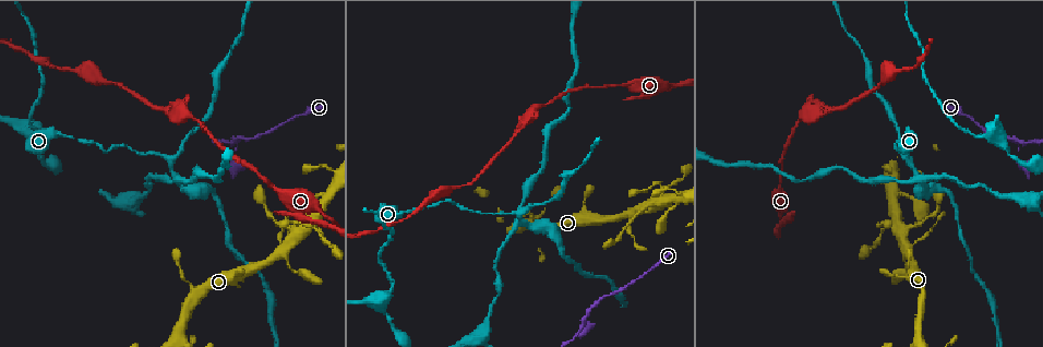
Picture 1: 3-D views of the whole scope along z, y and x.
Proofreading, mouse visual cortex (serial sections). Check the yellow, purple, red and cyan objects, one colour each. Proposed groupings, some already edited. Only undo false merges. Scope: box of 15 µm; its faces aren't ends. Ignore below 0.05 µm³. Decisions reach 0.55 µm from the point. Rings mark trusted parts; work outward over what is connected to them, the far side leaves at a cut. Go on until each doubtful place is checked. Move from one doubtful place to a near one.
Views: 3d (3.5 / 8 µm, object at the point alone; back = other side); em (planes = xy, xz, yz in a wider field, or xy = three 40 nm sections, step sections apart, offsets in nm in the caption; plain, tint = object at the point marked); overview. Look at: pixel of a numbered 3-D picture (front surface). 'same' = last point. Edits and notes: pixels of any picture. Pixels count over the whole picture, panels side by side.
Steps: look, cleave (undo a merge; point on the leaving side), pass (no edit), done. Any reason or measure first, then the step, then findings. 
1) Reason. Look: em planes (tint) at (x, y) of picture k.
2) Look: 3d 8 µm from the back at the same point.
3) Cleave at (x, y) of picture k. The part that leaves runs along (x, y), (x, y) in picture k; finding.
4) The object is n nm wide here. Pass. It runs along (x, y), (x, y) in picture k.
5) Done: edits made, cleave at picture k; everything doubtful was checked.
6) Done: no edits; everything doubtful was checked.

Abrupt turn. Look: 3d 3.5 µm at (196, 290) of picture 1.

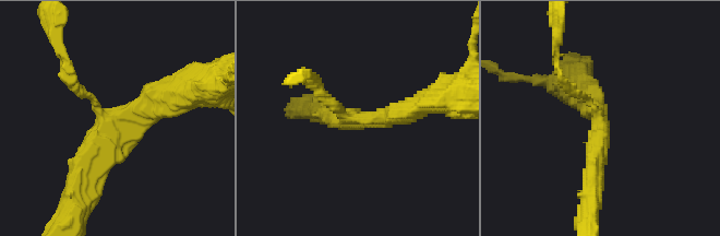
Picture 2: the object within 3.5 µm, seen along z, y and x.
3 arms meet here; the arms are 150, 300, 350 nm wide; need the tissue. Look: em planes (tint) at (598, 122) of picture 2.

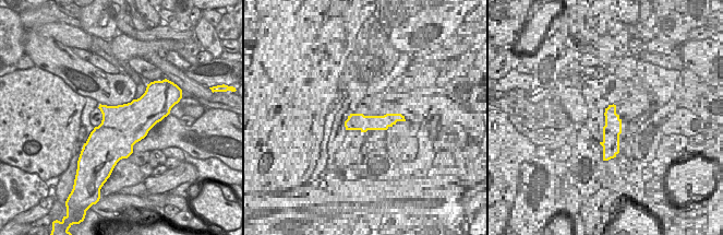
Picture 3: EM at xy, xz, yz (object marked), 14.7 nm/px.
Look: em xy step 5 (tint) at the same point.

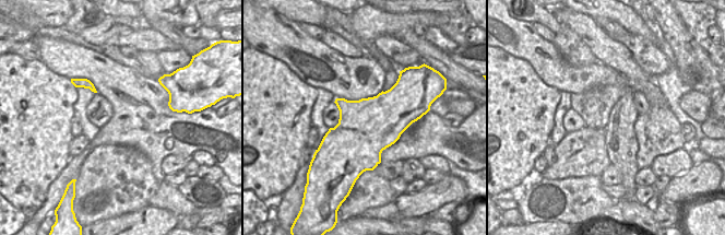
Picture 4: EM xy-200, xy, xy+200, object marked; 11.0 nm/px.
Pass. It runs along (422, 104), (355, 120), (314, 81) in picture 2; one cell here.

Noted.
Abrupt turn. Look: 3d 3.5 µm at (1012, 137) of picture 1.

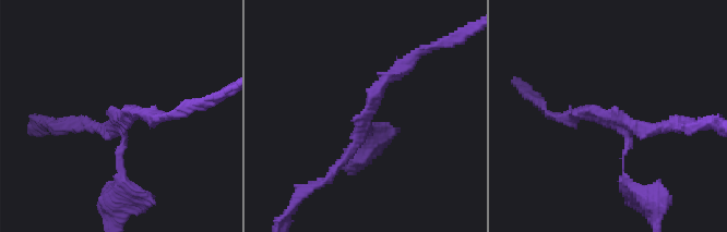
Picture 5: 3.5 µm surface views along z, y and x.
3 arms meet here; the arms are 100, 150, 200 nm wide; shape alone is not enough. Look: em xy step 1 (tint) at (613, 117) of picture 5.

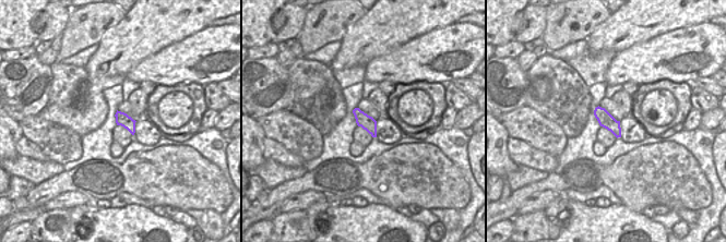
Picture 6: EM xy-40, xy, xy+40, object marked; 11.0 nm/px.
Pass. It runs along (409, 60), (369, 101), (366, 130) in picture 5; all the same cell.

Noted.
Sudden change in width. Look: 3d 3.5 µm at (587, 325) of picture 1.

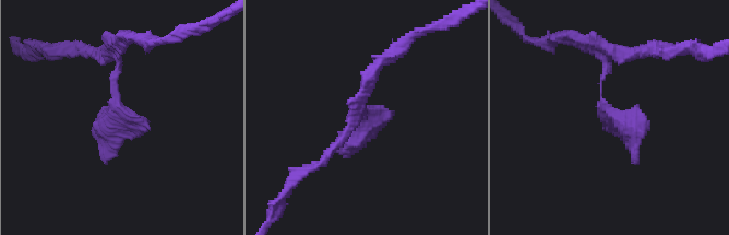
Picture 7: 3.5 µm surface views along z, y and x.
Look: em planes (tint) at (604, 106) of picture 7.

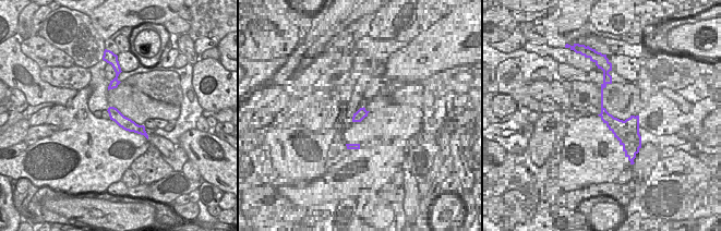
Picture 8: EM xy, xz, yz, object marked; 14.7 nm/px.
Pass. It runs along (110, 110), (123, 122), (142, 131) in picture 8; all the same cell.

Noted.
Abrupt turn. Look: 3d 3.5 µm at (456, 205) of picture 1.

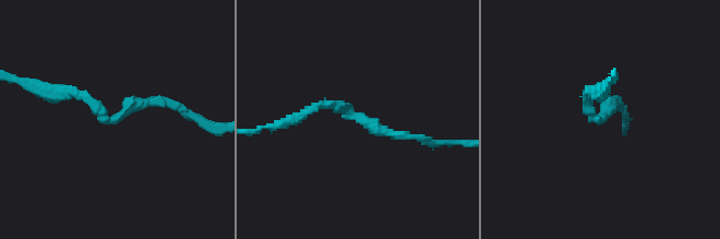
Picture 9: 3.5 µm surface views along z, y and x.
Shape alone is not enough. Look: em xy step 5 (tint) at (356, 114) of picture 9.

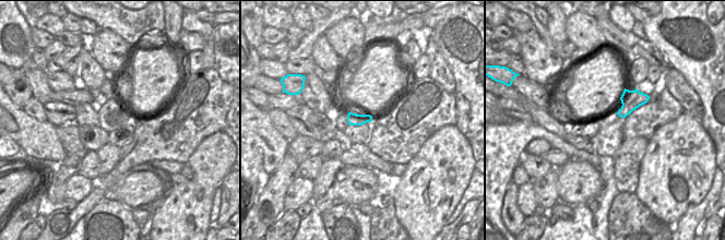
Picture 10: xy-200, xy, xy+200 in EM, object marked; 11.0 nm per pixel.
The arms are 150, 150 nm wide. Pass. It runs along (298, 116), (342, 105), (375, 130), (419, 138) in picture 9; all the same cell.

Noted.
Abrupt turn. Look: 3d 3.5 µm at (174, 155) of picture 1.

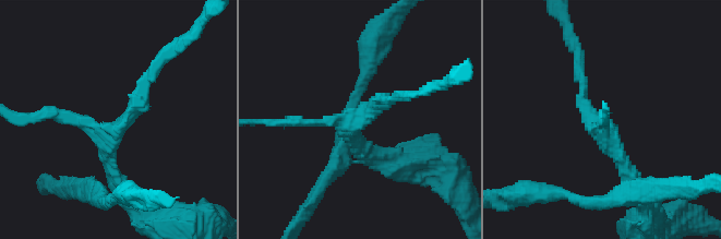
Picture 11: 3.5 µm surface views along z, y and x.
3 arms meet here; the arms are 150, 150, 200 nm wide; now the EM. Look: em xy step 5 (tint) at (602, 127) of picture 11.

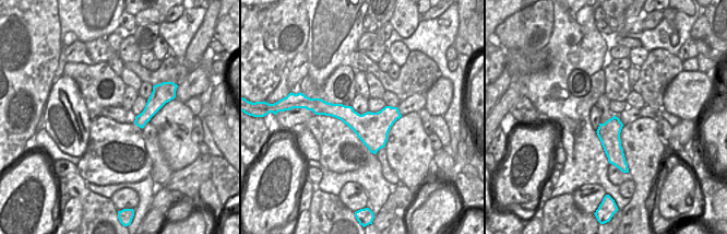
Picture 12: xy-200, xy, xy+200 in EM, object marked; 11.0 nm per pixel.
Pass. It runs along (58, 115), (115, 132), (155, 68) in picture 11; one cell here.

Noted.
Four or more arms meet. Look: 3d 8 µm at (176, 175) of picture 1.

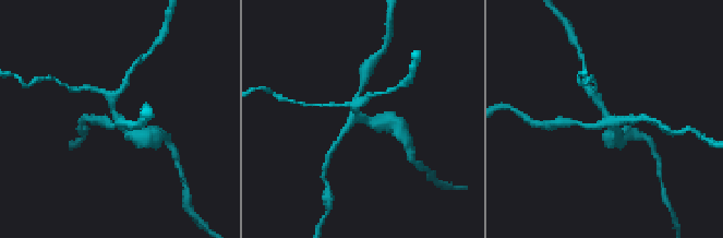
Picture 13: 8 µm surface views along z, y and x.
4 arms meet here; the arms are 200, 200, 250, 300 nm wide. Look: em xy step 5 (tint) at (114, 118) of picture 13.

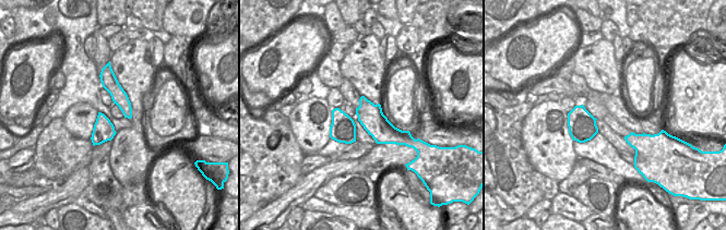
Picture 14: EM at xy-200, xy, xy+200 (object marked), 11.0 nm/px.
Cleave at (621, 120) of picture 13. The part that leaves runs along (609, 120), (645, 119) in picture 13; a second cell is stuck on.

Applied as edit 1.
Done: edits made, cleave at picture 13; everything doubtful was checked.

